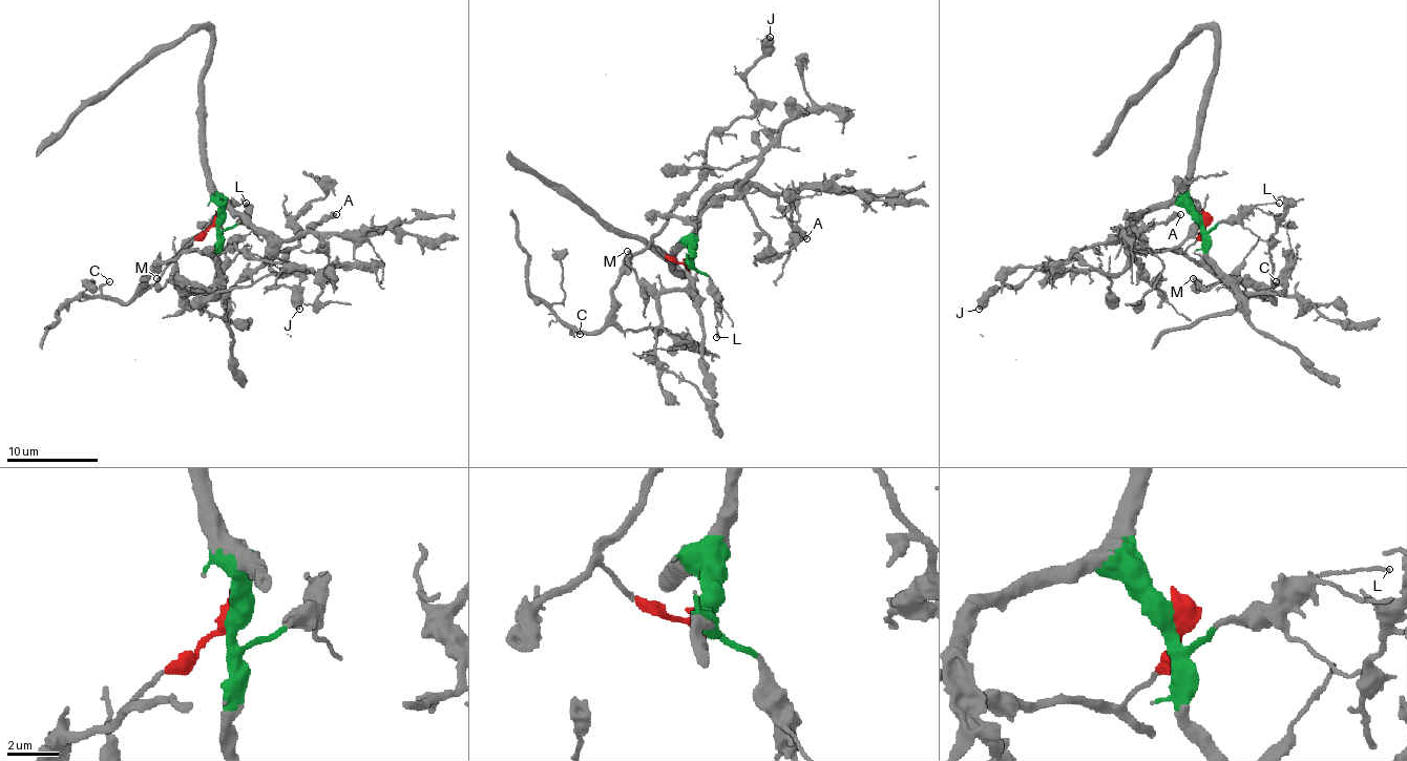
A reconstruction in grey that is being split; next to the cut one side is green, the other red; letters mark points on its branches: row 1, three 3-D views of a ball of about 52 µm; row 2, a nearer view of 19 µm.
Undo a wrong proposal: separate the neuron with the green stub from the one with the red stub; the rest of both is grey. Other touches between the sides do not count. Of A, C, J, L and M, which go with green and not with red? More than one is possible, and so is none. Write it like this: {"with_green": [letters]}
{"with_green": ["A", "L", "M"]}

